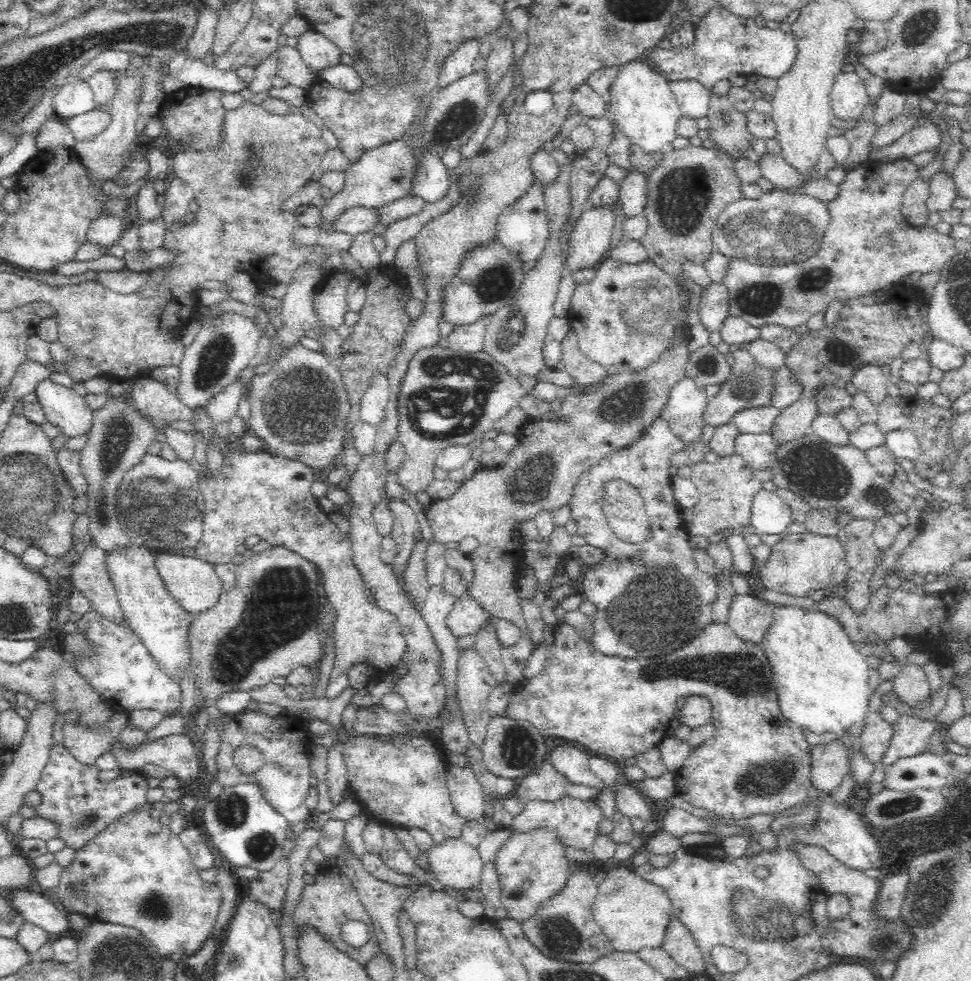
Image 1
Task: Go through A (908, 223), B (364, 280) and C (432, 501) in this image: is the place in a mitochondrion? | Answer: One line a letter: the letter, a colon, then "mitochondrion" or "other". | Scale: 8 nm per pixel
A: other
B: other
C: other

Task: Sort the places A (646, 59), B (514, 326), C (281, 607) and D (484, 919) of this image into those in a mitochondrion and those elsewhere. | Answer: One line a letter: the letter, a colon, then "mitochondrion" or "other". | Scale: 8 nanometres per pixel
A: other
B: mitochondrion
C: mitochondrion
D: other

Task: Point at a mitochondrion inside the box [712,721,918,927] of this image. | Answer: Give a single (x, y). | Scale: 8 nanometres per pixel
(760, 780)

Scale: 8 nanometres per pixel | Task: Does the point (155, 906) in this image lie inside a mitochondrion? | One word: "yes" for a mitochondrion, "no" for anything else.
yes

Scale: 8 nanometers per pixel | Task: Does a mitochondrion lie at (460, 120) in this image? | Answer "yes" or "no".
yes

